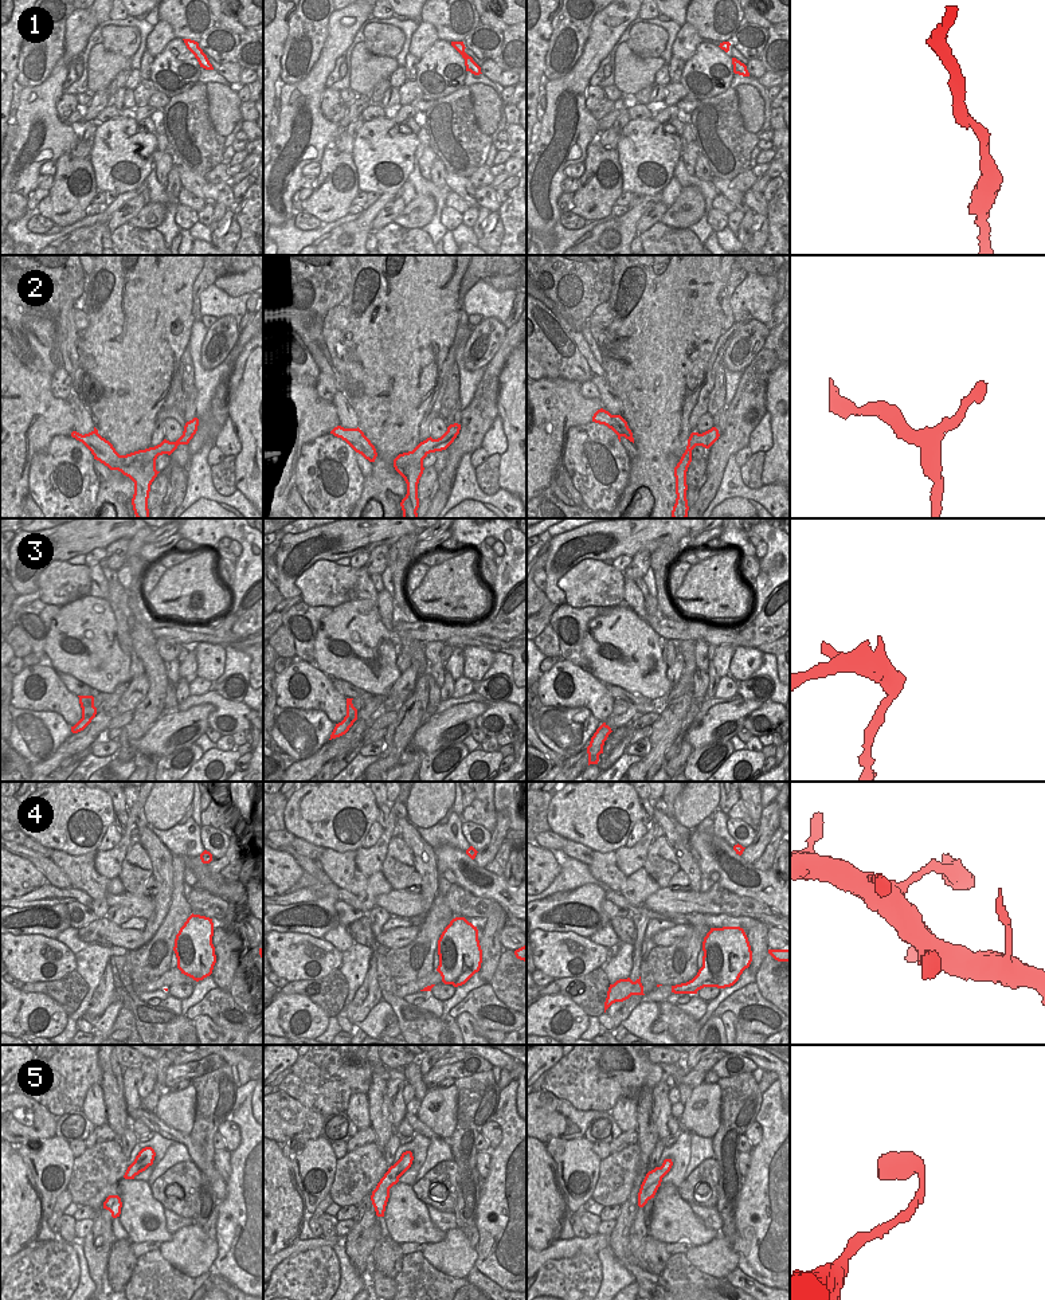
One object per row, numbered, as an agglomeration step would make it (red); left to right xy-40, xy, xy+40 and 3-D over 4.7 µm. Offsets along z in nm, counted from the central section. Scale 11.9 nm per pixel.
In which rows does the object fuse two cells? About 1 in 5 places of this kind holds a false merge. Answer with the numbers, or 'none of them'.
3

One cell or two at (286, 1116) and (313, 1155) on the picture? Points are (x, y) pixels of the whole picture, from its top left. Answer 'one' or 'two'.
two

